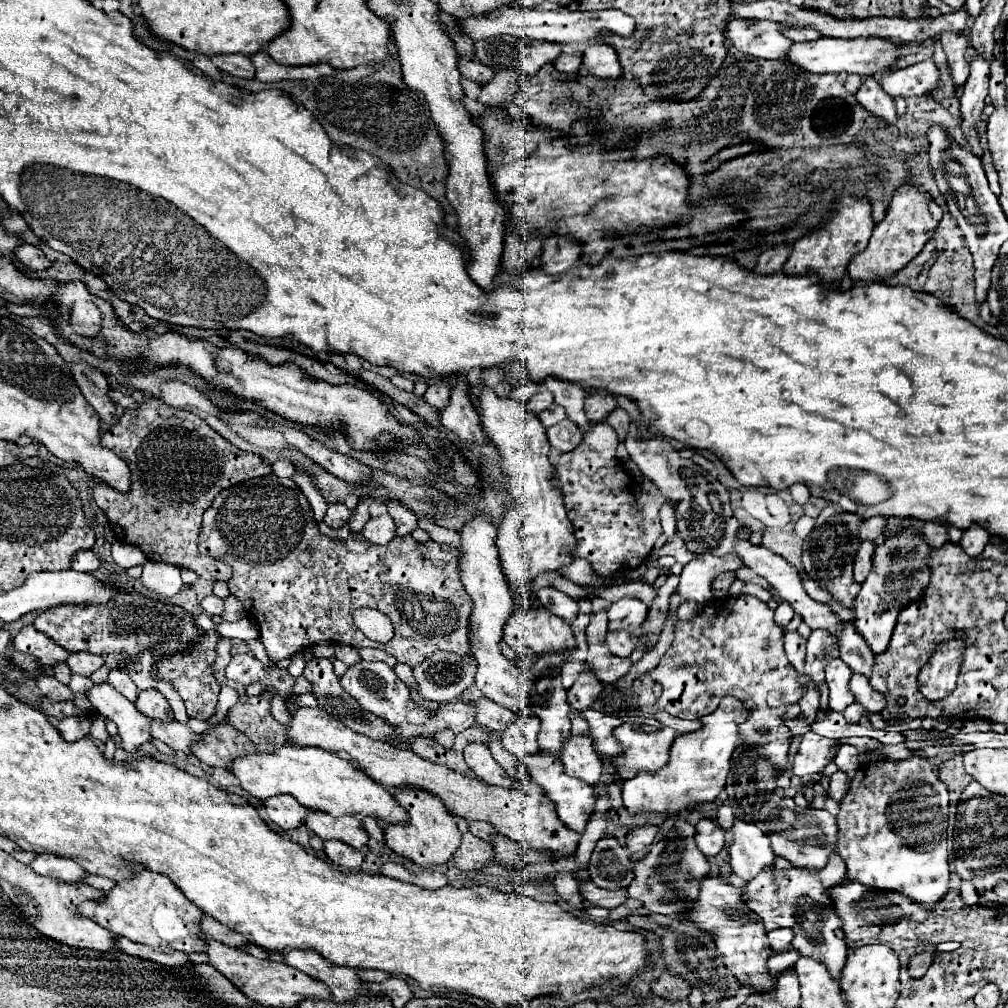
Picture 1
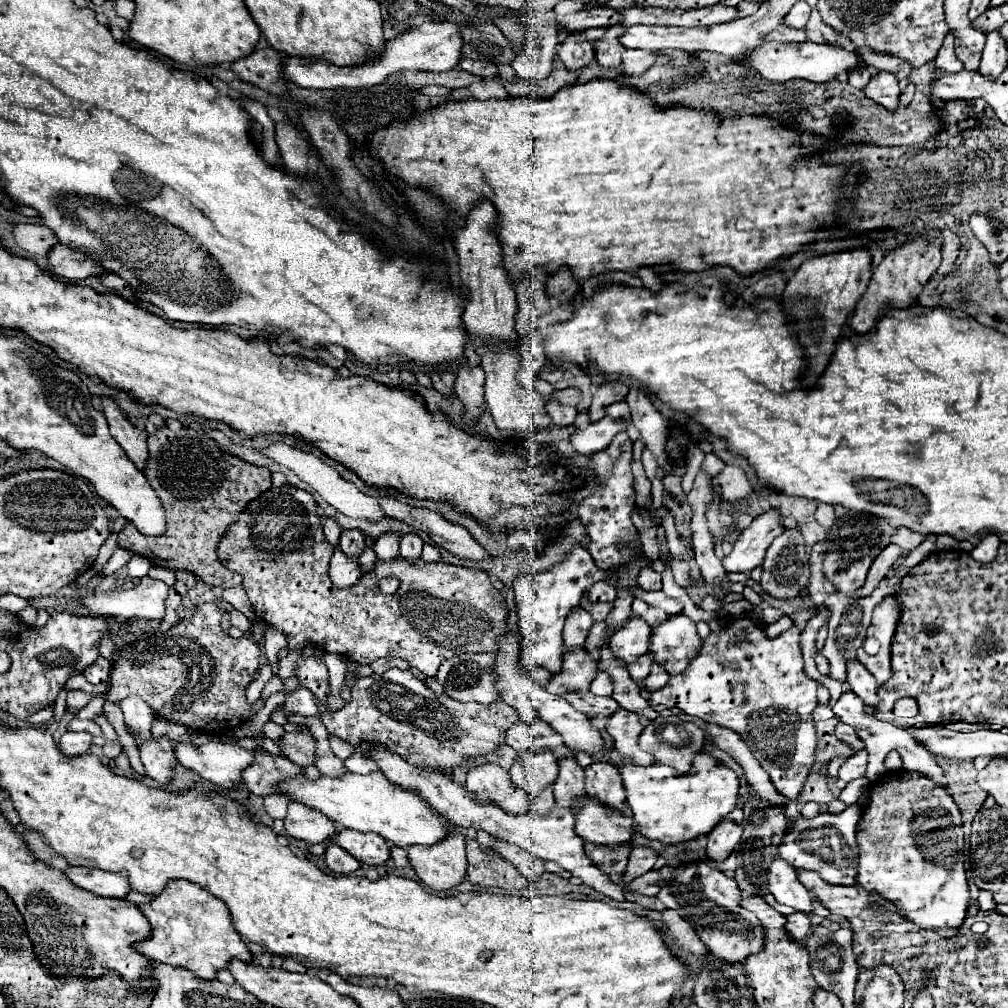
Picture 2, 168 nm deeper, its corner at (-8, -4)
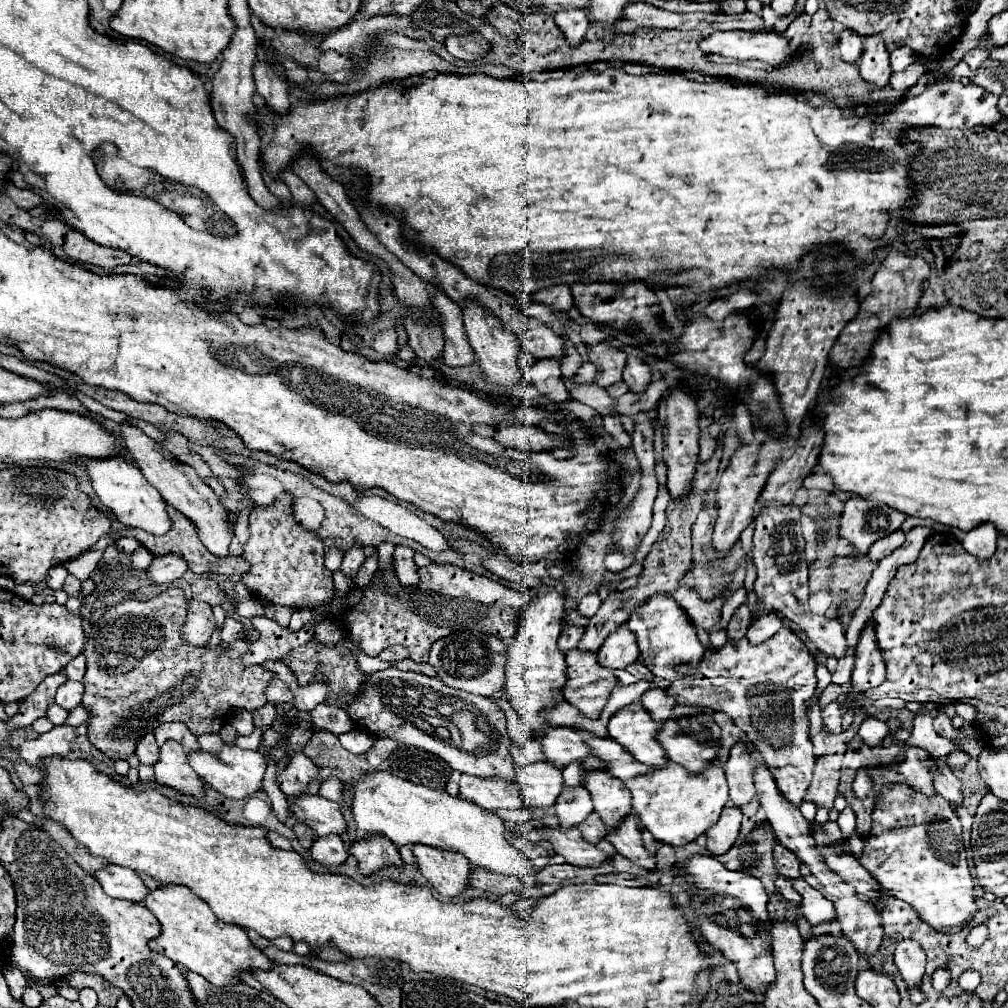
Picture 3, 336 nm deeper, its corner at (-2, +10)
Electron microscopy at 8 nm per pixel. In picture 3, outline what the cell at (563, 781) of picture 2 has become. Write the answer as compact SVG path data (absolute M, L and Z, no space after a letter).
M581 786L563 788L561 796L557 798L555 812L561 826L565 828L579 826L593 812L593 802L587 788L581 788Z

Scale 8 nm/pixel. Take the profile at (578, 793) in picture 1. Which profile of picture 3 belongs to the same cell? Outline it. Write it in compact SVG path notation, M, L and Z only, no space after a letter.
M633 816L625 818L625 822L617 830L609 830L605 840L609 840L617 852L633 860L637 866L645 870L657 870L657 860L647 852L647 848L641 842L641 832L637 830L637 820Z

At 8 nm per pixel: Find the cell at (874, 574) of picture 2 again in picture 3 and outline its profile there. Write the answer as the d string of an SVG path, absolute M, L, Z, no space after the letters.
M897 530L897 532L893 532L893 534L889 534L889 536L877 540L877 542L869 548L869 554L867 554L867 556L869 556L871 560L881 560L881 558L889 556L893 550L897 550L903 542L905 542L905 534L903 534L901 530Z

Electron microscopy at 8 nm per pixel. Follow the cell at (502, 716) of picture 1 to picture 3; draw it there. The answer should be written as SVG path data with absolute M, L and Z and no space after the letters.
M549 728L541 738L537 738L537 742L543 744L545 756L557 768L579 762L581 786L585 786L585 774L589 774L589 770L607 770L607 766L601 766L601 762L589 754L589 746L581 742L581 734L577 734L573 728Z

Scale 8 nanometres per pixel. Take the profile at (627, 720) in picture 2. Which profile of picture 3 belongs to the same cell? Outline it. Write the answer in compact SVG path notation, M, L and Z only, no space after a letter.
M639 702L621 708L609 720L609 736L621 742L637 762L653 768L669 762L665 748L657 742L657 730L659 724L649 718L649 712Z

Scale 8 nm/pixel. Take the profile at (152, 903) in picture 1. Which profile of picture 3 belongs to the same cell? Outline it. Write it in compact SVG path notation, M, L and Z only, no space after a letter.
M181 884L161 886L145 898L145 906L161 922L161 936L151 940L149 946L155 952L177 962L183 970L201 974L219 988L235 986L237 982L241 982L241 972L273 968L273 960L265 958L265 954L261 954L251 944L245 928L221 922L209 908L209 904L201 900L197 894L193 894L187 886Z

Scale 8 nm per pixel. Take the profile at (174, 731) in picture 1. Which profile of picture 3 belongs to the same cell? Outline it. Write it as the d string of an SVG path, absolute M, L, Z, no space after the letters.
M223 744L223 750L219 754L209 754L209 752L191 752L189 754L189 764L193 770L217 792L229 798L249 798L255 792L263 790L263 776L267 770L267 758L259 750L241 750L239 746L229 746Z

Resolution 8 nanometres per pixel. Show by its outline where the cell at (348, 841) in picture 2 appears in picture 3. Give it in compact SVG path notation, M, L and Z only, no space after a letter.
M367 836L355 842L349 852L359 860L359 872L371 876L387 866L403 866L399 850L385 836Z

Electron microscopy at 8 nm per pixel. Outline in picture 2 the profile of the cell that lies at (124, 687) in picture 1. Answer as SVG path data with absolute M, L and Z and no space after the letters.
M129 696L119 704L125 714L125 724L131 726L133 732L139 732L143 738L151 736L151 706L145 704L145 700L139 700L139 696Z

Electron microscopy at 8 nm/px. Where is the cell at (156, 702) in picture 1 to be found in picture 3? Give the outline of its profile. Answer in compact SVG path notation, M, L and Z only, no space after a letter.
M165 722L161 724L157 730L155 730L155 738L157 738L157 744L163 746L167 740L175 740L183 746L187 746L187 750L191 752L197 752L199 750L199 744L197 744L197 738L189 732L189 728L181 722Z

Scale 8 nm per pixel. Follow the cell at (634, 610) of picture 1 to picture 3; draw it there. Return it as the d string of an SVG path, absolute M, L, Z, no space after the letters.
M621 624L601 646L597 652L597 660L605 668L627 668L639 658L639 646L635 642L635 634Z

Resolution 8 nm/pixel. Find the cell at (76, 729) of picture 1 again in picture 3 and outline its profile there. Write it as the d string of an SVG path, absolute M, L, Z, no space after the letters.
M53 726L49 732L41 734L39 738L23 742L19 746L19 756L31 766L39 766L41 760L53 758L53 756L67 758L69 752L73 750L75 738L77 738L75 728L71 728L71 726Z

